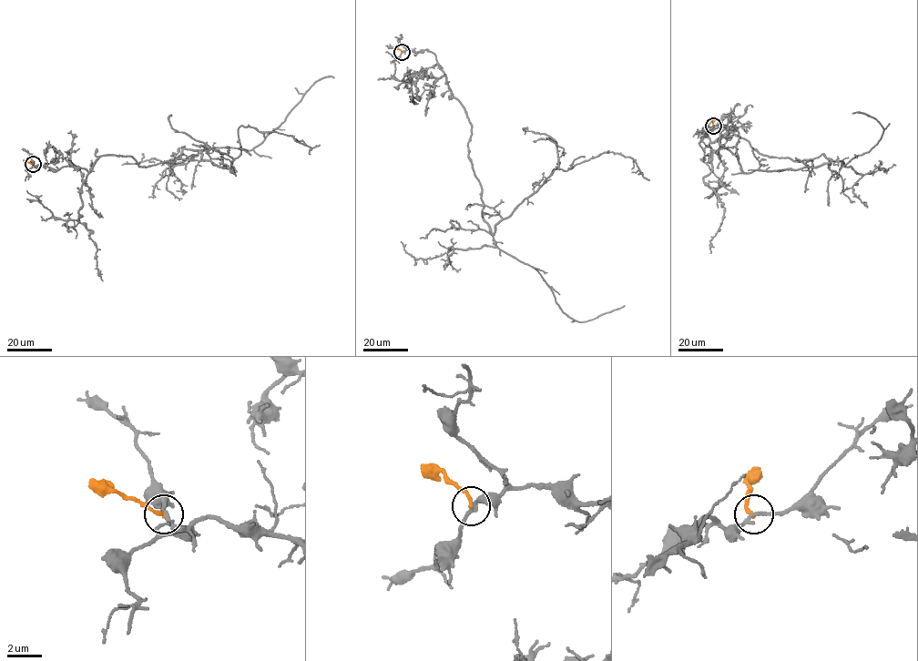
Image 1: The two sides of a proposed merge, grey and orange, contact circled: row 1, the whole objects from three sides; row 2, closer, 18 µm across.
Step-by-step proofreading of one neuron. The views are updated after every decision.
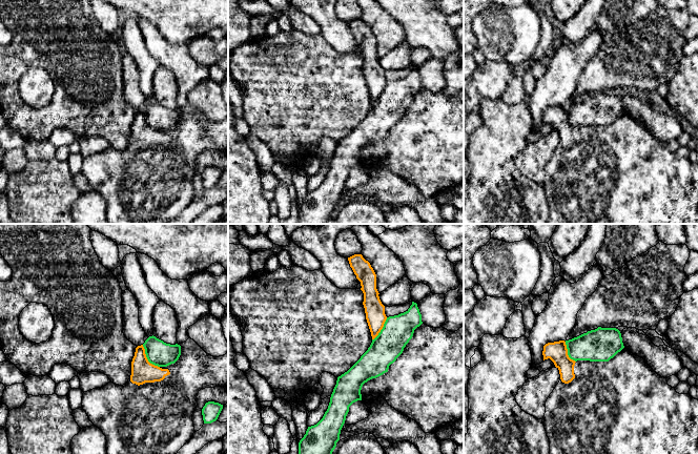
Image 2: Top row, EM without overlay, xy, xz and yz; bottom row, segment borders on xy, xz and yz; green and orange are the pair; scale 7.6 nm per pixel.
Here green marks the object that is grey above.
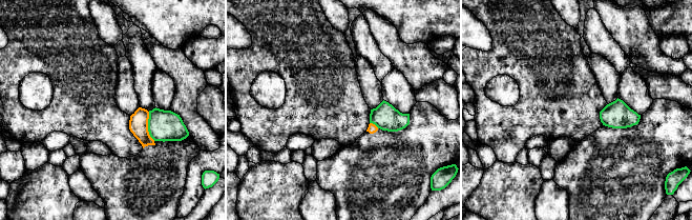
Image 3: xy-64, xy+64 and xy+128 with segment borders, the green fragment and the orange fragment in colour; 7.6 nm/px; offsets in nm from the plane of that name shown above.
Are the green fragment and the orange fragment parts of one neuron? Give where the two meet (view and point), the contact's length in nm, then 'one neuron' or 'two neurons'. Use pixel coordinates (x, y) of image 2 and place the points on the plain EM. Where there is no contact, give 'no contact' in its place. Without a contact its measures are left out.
contact xy (147, 123); length 220 nm; two neurons

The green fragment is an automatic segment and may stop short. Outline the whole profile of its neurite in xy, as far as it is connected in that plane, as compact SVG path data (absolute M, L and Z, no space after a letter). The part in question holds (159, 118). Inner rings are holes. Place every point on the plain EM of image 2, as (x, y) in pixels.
M149 101L143 108L148 126L158 131L174 128L181 120L181 110L166 108L156 101Z

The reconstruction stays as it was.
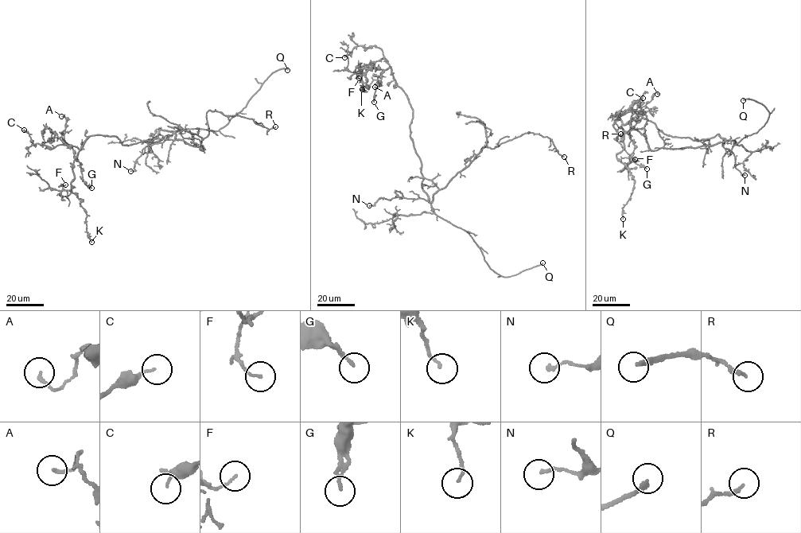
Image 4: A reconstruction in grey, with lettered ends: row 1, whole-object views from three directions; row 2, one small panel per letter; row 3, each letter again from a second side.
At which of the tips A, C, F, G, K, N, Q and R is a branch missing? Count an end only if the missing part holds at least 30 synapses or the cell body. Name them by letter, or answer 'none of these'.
Q

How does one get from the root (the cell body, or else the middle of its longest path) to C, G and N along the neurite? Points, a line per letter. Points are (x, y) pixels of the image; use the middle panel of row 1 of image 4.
C: (421, 164), (410, 137), (412, 107), (383, 50), (375, 46), (359, 45), (344, 57)
G: (421, 164), (410, 137), (412, 109), (390, 68), (384, 71), (377, 83), (374, 102)
N: (421, 164), (422, 188), (429, 202), (421, 198), (398, 196), (387, 200), (381, 197), (369, 205)

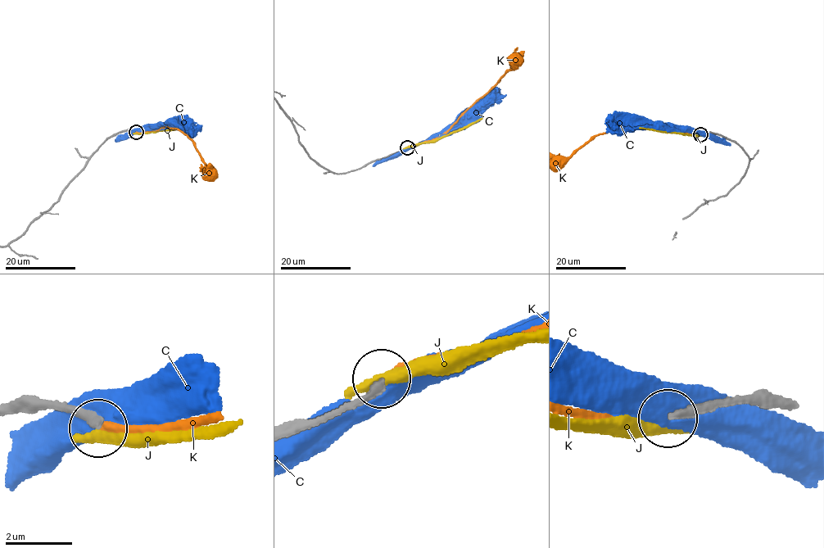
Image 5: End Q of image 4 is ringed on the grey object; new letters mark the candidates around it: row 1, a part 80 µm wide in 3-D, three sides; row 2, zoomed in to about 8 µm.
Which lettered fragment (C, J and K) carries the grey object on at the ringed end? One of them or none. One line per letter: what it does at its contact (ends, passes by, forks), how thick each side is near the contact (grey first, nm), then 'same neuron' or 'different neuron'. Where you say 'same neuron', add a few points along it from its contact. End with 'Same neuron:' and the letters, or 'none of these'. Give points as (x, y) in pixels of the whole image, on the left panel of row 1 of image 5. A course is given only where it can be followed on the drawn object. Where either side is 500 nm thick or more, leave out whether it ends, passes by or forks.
C: calibres 320 and 650 nm; different neuron
J: it ends; calibres 240 and 440 nm; different neuron
K: it ends; calibres 240 and 240 nm; same neuron; course (136, 132), (160, 129), (165, 124), (180, 130), (192, 139), (209, 172)
Same neuron: K

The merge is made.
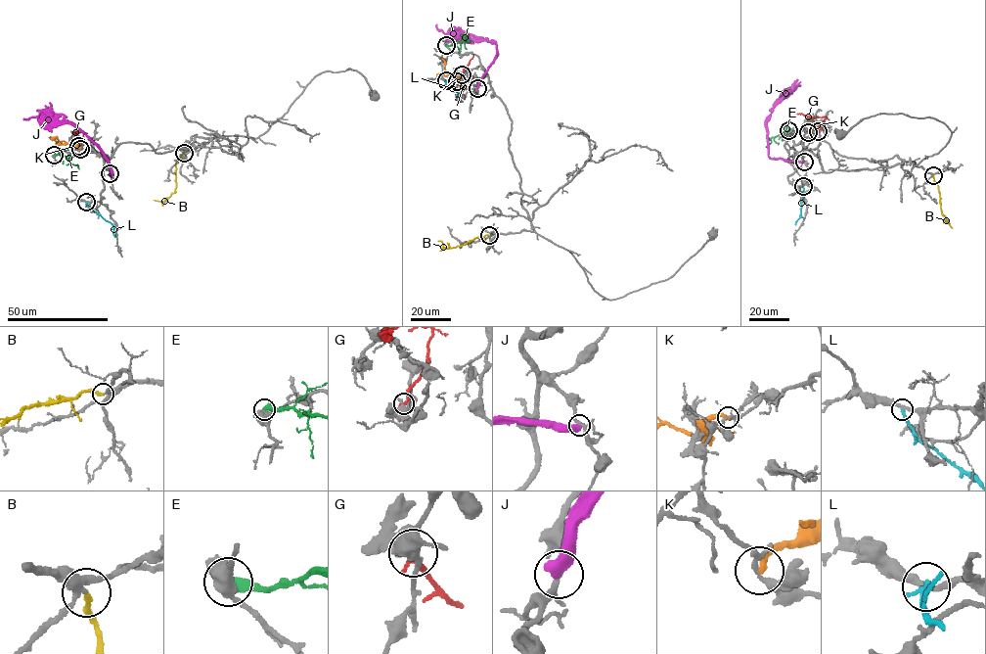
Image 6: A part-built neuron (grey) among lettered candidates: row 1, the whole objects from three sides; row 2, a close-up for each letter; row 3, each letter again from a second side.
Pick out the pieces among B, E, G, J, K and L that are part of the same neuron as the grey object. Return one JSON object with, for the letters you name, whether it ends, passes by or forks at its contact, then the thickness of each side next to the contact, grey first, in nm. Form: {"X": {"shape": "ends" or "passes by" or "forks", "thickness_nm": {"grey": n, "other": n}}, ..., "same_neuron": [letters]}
{"B": {"shape": "ends", "thickness_nm": {"grey": 240, "other": 200}}, "same_neuron": ["B"]}

